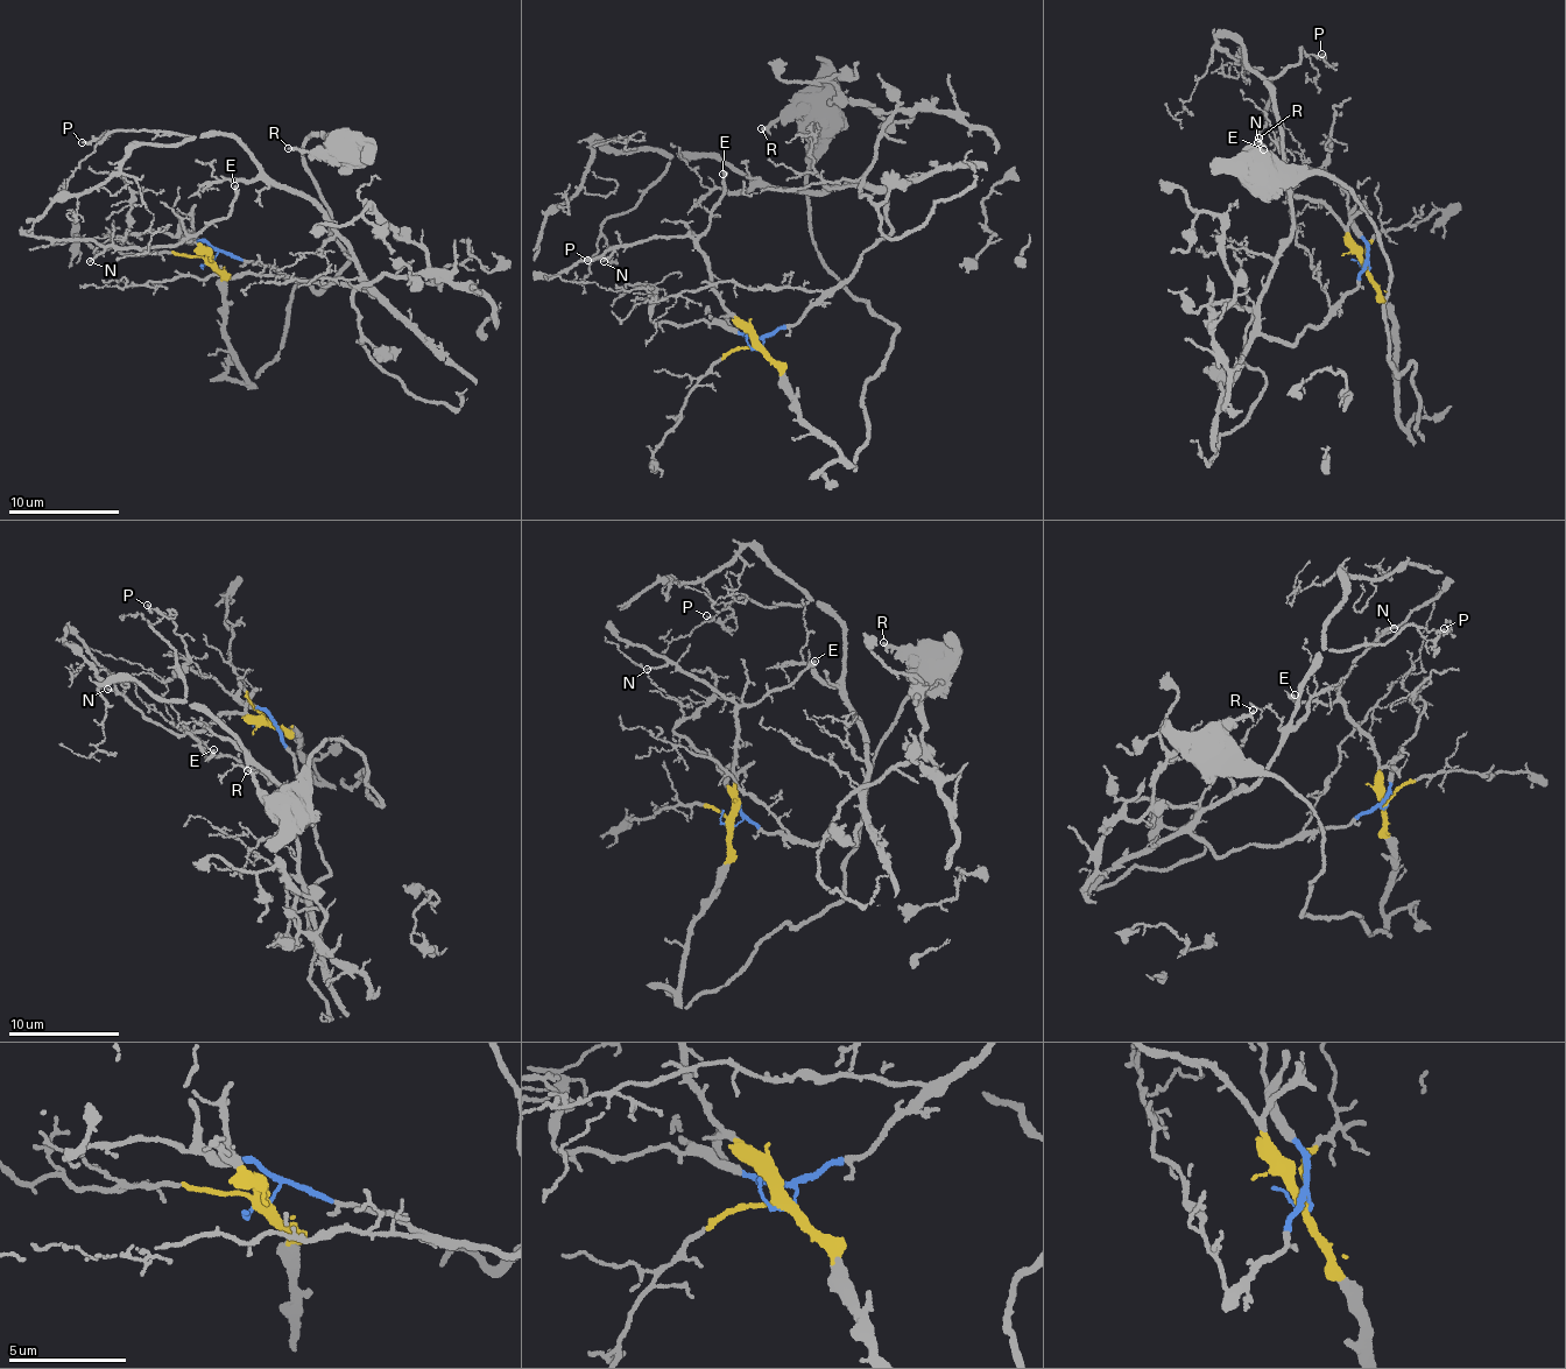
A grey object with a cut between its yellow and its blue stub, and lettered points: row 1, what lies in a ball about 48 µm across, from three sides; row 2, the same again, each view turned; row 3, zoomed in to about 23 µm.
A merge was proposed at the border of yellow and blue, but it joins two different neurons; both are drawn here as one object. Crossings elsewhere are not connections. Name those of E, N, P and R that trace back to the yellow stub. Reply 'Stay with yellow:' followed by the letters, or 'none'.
Stay with yellow: E, N, R

